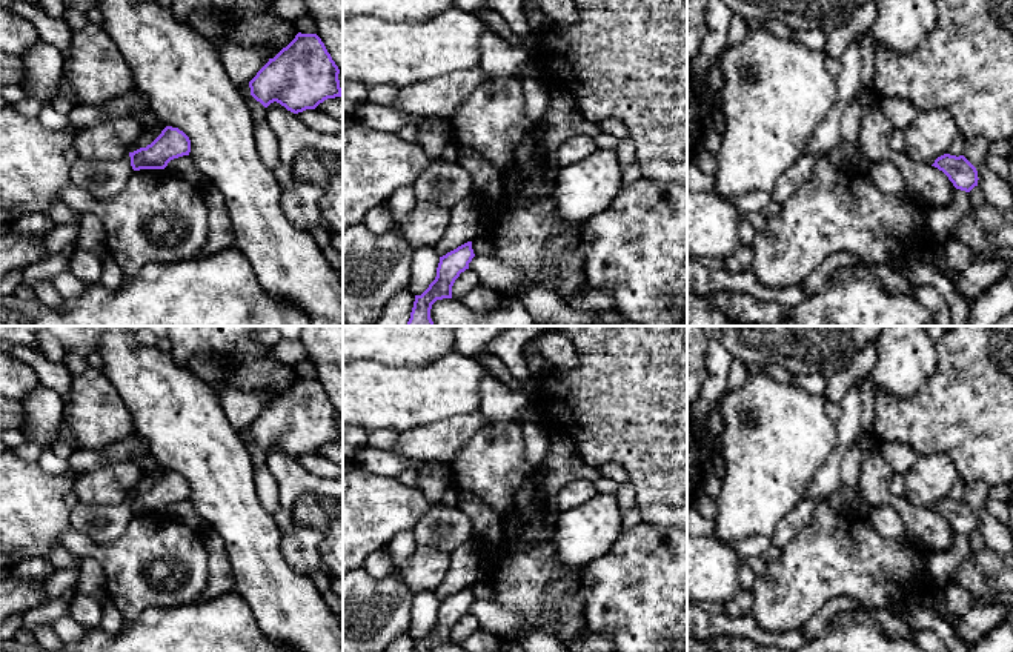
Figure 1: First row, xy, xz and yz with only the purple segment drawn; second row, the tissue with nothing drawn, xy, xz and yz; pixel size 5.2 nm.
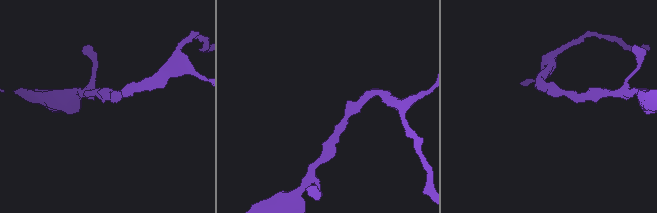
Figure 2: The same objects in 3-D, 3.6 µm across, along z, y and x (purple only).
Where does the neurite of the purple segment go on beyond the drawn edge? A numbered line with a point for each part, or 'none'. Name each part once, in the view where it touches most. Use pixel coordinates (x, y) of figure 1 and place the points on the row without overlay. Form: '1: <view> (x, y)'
none

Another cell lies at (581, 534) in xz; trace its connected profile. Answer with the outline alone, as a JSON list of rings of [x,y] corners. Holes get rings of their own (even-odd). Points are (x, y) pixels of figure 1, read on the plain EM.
[[[596,494],[578,507],[558,511],[552,543],[555,558],[570,567],[586,567],[607,554],[623,532],[623,515],[613,494]]]

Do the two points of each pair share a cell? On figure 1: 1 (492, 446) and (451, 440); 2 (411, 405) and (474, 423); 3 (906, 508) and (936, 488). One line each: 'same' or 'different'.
1: different
2: different
3: different

